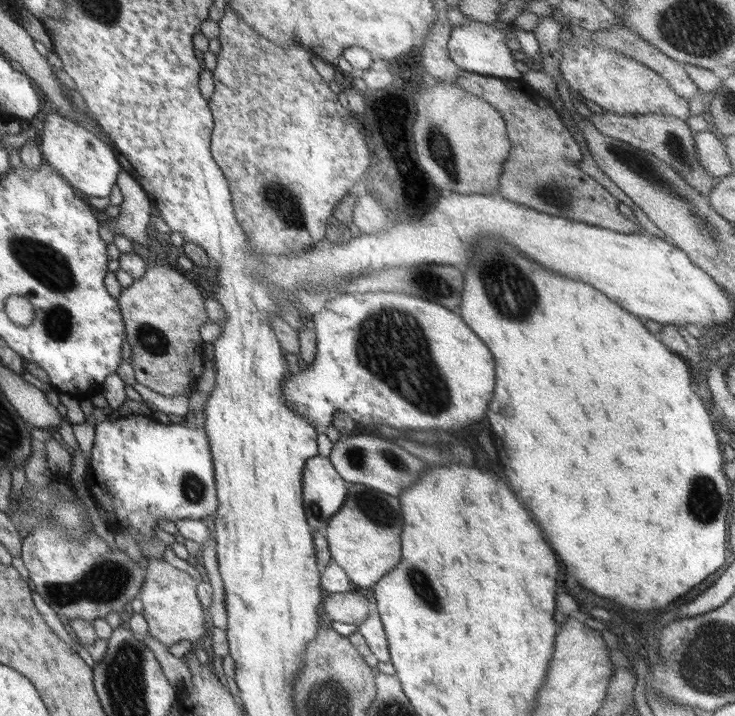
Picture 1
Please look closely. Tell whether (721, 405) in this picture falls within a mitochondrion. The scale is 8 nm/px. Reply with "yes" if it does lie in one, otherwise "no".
no

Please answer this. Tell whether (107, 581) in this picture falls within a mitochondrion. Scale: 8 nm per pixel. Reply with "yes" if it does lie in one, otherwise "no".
yes

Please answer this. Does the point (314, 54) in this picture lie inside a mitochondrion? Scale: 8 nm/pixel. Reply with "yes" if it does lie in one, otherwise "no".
no

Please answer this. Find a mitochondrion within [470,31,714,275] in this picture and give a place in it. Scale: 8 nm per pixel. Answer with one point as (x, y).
(674, 146)

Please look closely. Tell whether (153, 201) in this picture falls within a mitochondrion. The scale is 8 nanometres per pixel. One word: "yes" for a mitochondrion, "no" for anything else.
no

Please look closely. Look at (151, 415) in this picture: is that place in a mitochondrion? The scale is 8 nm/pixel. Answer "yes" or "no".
no

